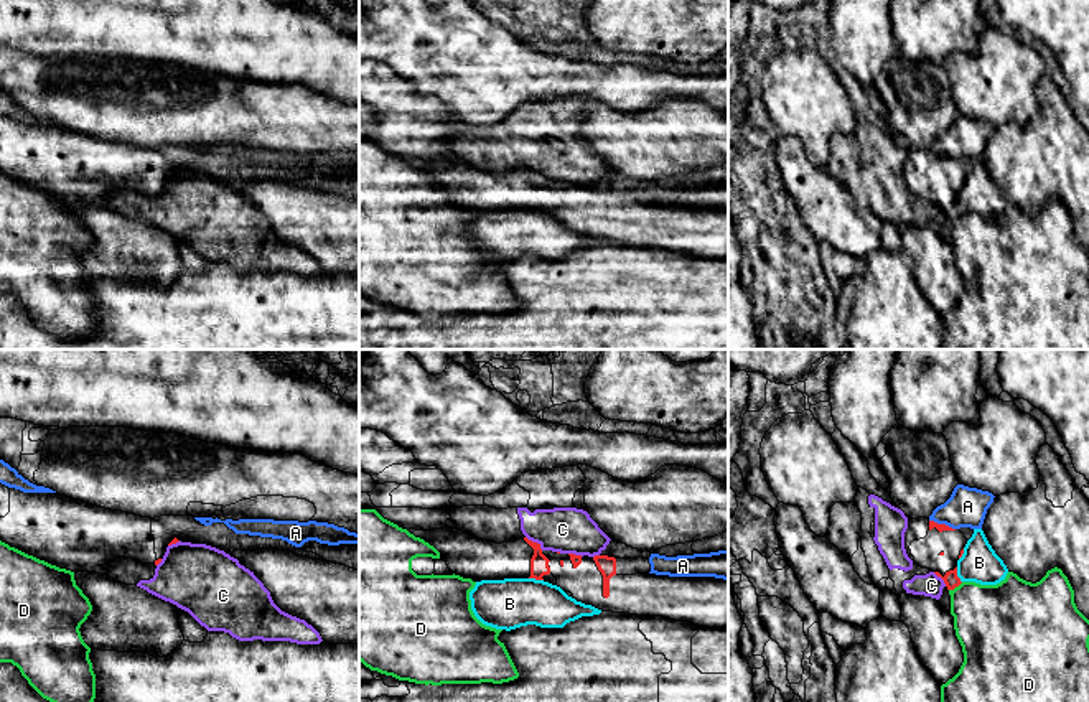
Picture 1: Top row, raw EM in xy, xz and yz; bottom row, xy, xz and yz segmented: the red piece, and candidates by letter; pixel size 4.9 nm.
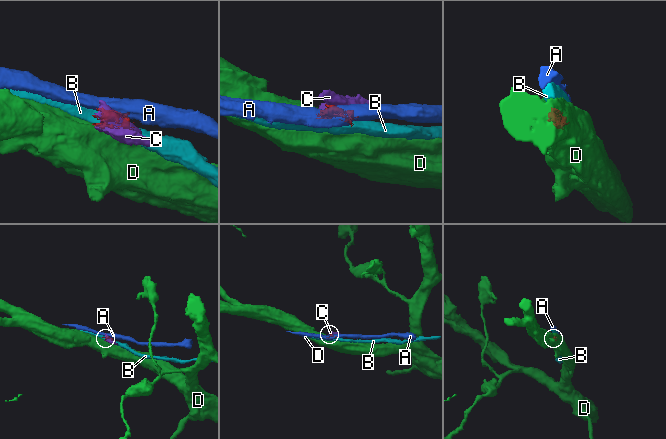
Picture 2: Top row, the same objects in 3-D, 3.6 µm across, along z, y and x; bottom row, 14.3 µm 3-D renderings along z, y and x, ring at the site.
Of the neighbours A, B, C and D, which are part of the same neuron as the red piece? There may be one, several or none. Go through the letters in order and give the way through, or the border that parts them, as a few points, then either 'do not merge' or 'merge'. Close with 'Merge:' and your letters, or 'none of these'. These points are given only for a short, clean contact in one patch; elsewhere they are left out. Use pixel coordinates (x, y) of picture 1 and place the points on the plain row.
A: do not merge
B: do not merge
C: do not merge
D: border yz (962, 213), (949, 221); do not merge
Merge: none of these

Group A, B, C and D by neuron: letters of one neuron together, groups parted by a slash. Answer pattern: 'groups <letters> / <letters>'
groups A / B / C / D

